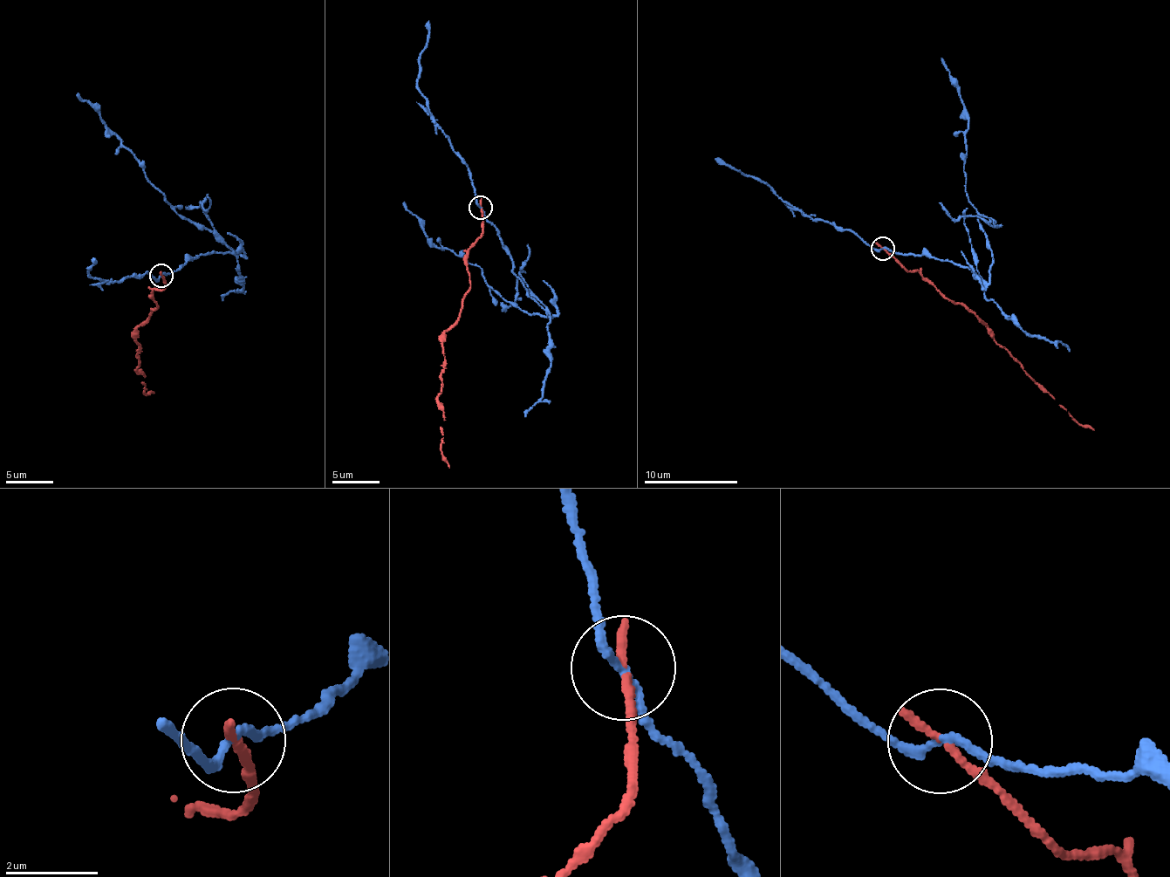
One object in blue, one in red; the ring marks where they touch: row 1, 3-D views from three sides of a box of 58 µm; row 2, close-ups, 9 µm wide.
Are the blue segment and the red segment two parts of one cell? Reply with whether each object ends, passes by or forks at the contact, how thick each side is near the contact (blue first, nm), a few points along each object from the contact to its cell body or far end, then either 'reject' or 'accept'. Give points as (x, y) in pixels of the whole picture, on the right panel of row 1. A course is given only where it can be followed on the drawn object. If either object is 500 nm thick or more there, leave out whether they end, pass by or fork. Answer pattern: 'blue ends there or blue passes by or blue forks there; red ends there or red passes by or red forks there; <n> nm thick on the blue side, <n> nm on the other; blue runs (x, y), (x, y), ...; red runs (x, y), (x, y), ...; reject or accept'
blue passes by; red ends there; 160 nm thick on the blue side, 200 nm on the other; blue runs (883, 249), (949, 260), (989, 278), (993, 256), (968, 198), (964, 173), (968, 115), (940, 58); red runs (883, 249), (904, 268), (961, 304), (1054, 400), (1077, 421), (1093, 429); reject

